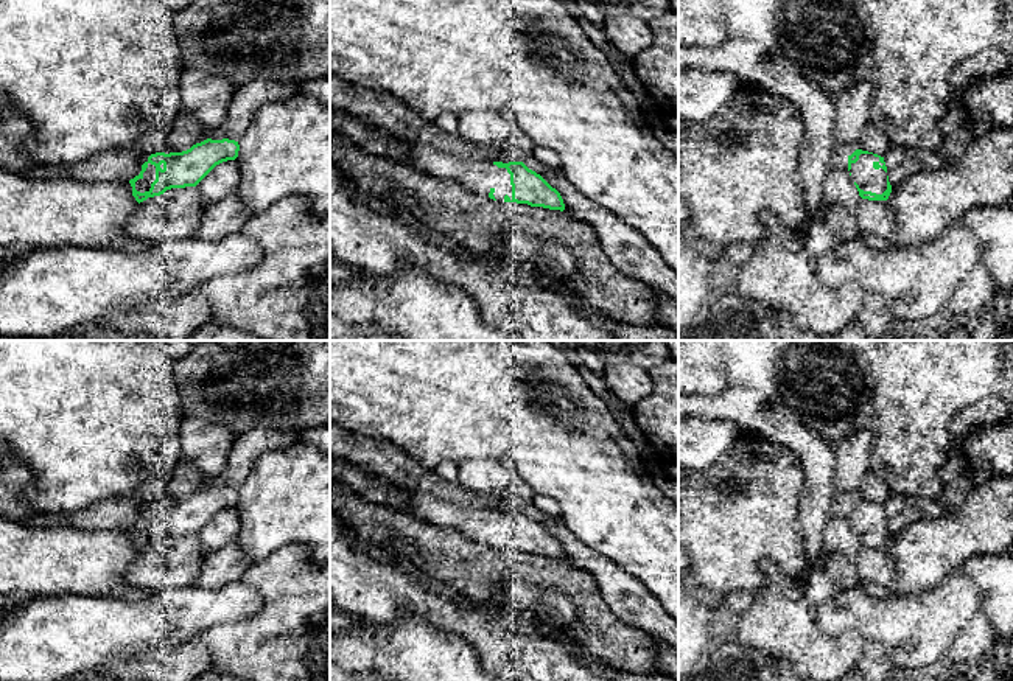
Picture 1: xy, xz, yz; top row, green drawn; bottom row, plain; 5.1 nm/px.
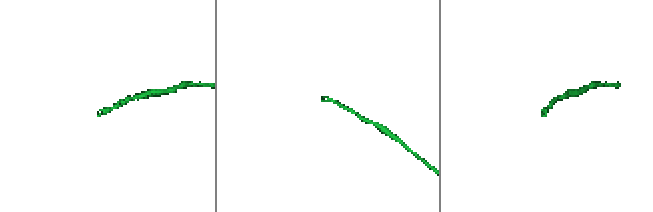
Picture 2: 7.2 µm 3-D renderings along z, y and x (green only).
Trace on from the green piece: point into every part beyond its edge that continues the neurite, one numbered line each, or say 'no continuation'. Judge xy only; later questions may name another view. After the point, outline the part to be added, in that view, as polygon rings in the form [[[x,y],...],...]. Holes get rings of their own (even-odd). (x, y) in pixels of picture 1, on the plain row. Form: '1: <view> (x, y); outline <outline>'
1: xy (142, 534); outline [[[148,512],[143,526],[135,530],[135,538],[140,541],[149,540],[151,532],[156,529],[156,515]]]

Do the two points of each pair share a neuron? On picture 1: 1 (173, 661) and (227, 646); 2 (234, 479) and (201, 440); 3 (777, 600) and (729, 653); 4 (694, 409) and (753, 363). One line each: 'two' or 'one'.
1: two
2: two
3: two
4: one

